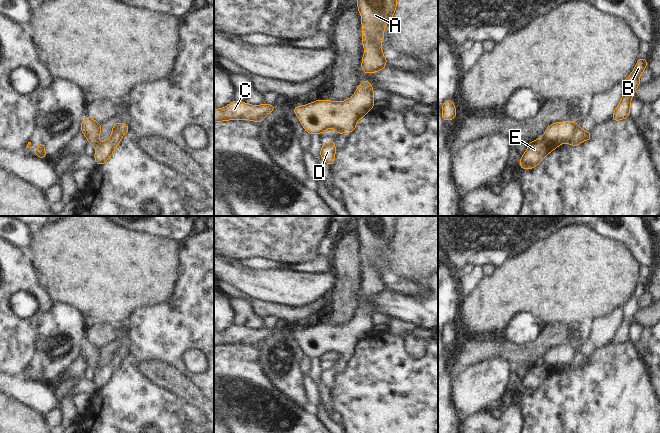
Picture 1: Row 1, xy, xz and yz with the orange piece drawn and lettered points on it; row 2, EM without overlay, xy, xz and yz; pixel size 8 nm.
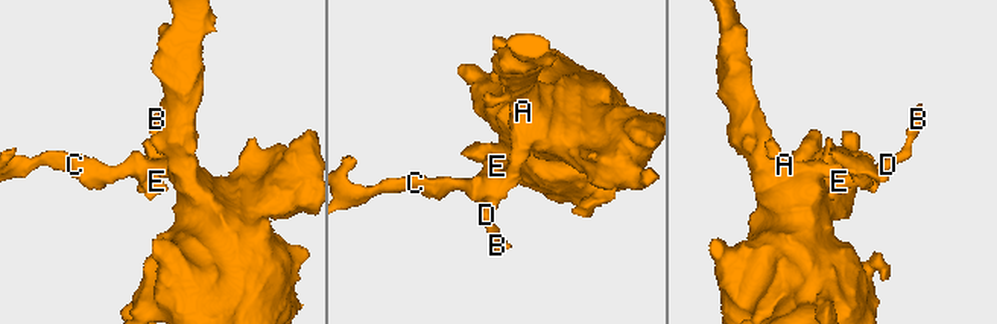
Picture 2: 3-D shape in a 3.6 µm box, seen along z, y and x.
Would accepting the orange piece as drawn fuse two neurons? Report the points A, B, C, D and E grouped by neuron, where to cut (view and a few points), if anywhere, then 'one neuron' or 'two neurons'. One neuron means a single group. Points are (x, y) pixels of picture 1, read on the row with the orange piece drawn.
A C / B D E; cut in yz along (577, 125), (574, 136), (568, 141); two neurons

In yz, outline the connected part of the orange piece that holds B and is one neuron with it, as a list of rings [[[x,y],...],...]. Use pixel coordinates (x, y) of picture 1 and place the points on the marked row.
[[[641,58],[637,61],[636,66],[630,76],[622,83],[624,95],[621,102],[617,106],[612,116],[613,121],[626,119],[630,115],[630,102],[636,88],[641,84],[639,76],[647,66],[646,58]]]

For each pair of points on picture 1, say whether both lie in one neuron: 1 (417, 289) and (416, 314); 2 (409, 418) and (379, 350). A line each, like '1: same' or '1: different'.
1: different
2: same

